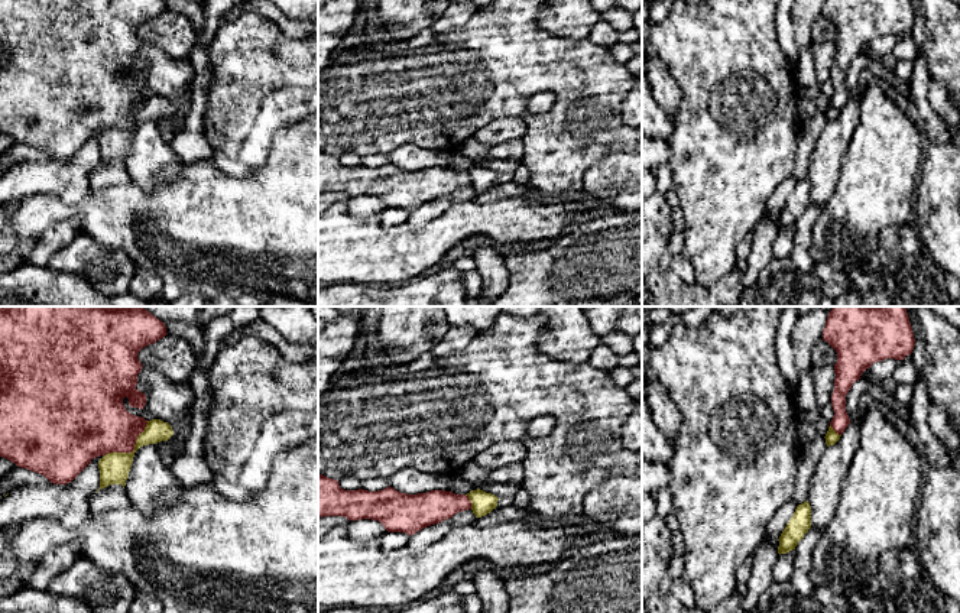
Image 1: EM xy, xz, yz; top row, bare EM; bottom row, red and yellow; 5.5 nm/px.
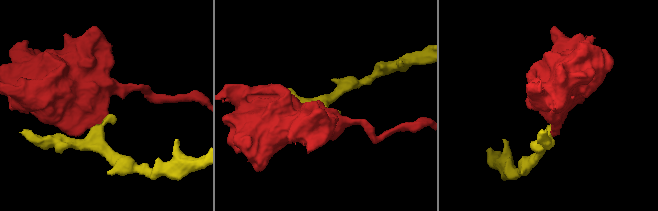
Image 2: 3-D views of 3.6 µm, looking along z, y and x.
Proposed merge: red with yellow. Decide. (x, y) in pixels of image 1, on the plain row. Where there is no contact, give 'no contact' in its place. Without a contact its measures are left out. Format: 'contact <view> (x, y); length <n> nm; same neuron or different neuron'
contact xy (132, 126); length 320 nm; different neuron

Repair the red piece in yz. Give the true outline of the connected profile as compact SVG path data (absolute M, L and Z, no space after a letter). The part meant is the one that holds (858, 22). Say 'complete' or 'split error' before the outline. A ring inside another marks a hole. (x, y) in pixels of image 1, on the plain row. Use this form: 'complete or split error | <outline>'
complete | M826 0L823 16L837 29L831 104L841 111L850 95L846 71L862 49L886 35L904 36L915 22L911 0Z

